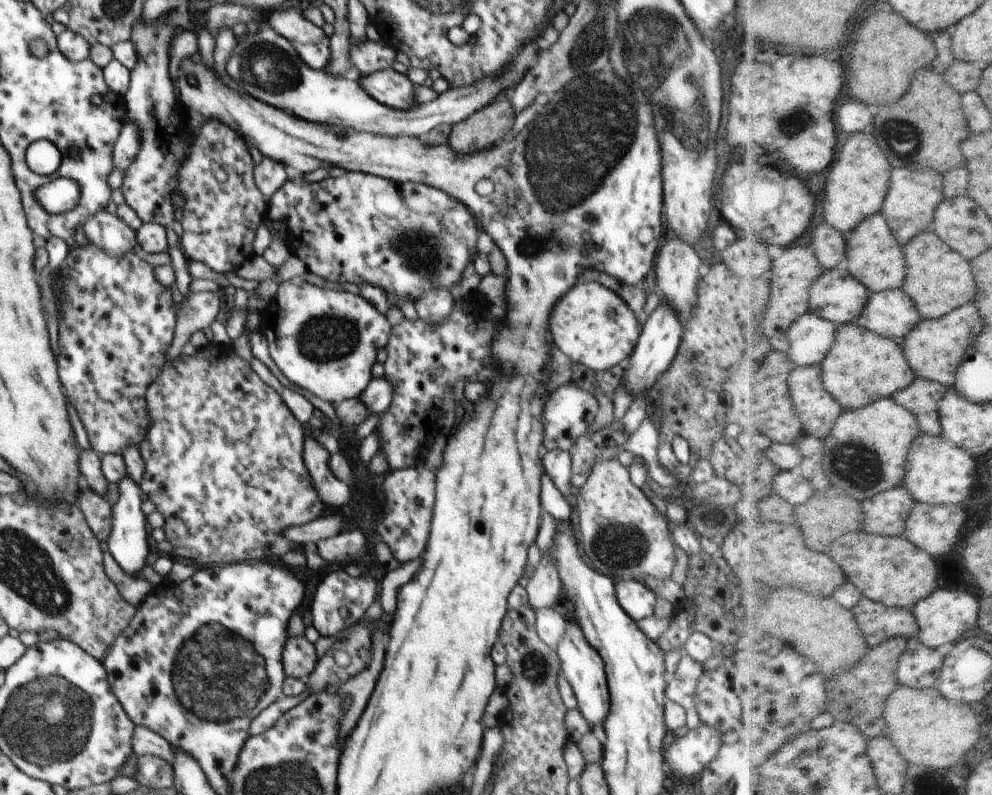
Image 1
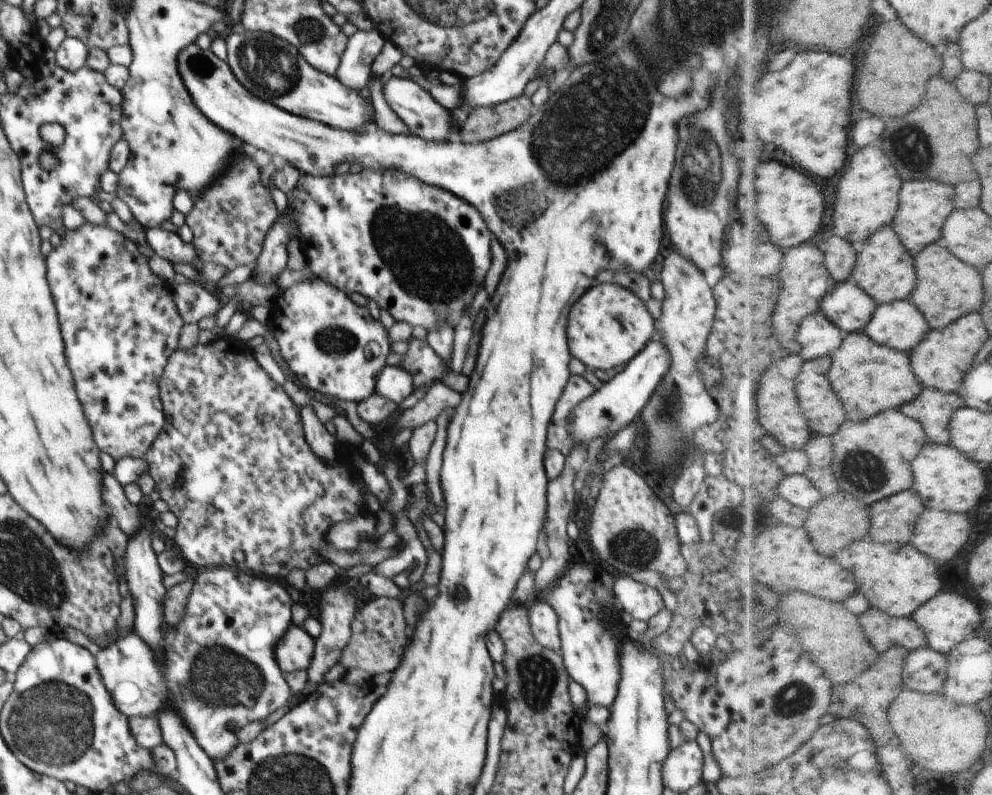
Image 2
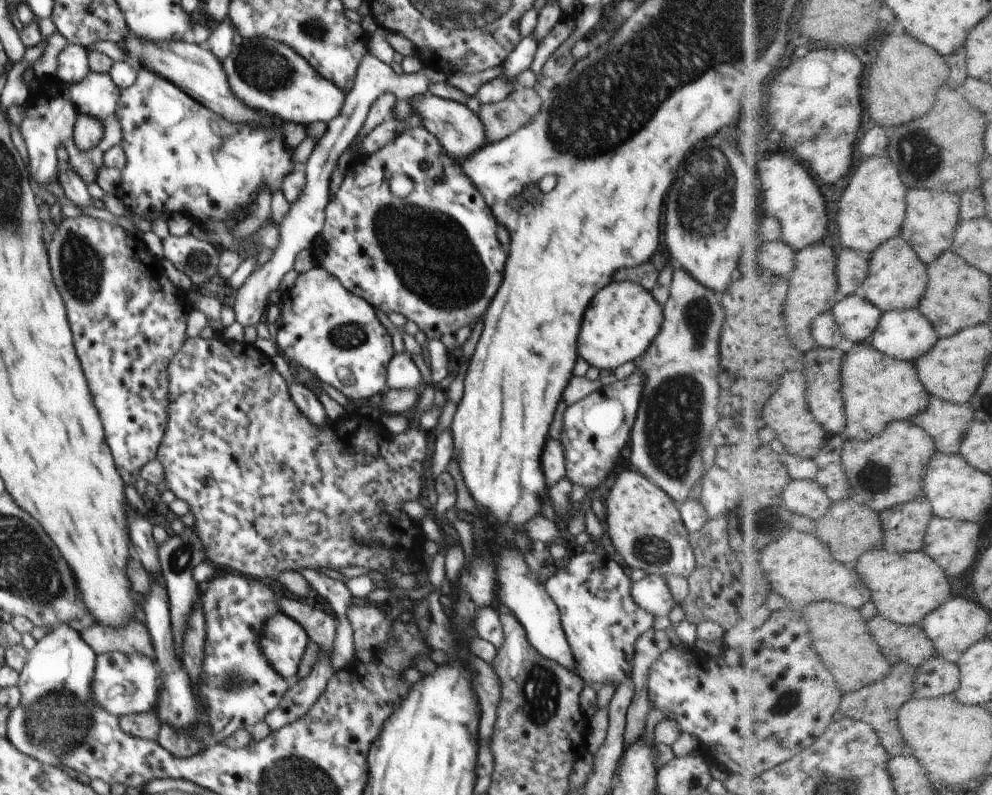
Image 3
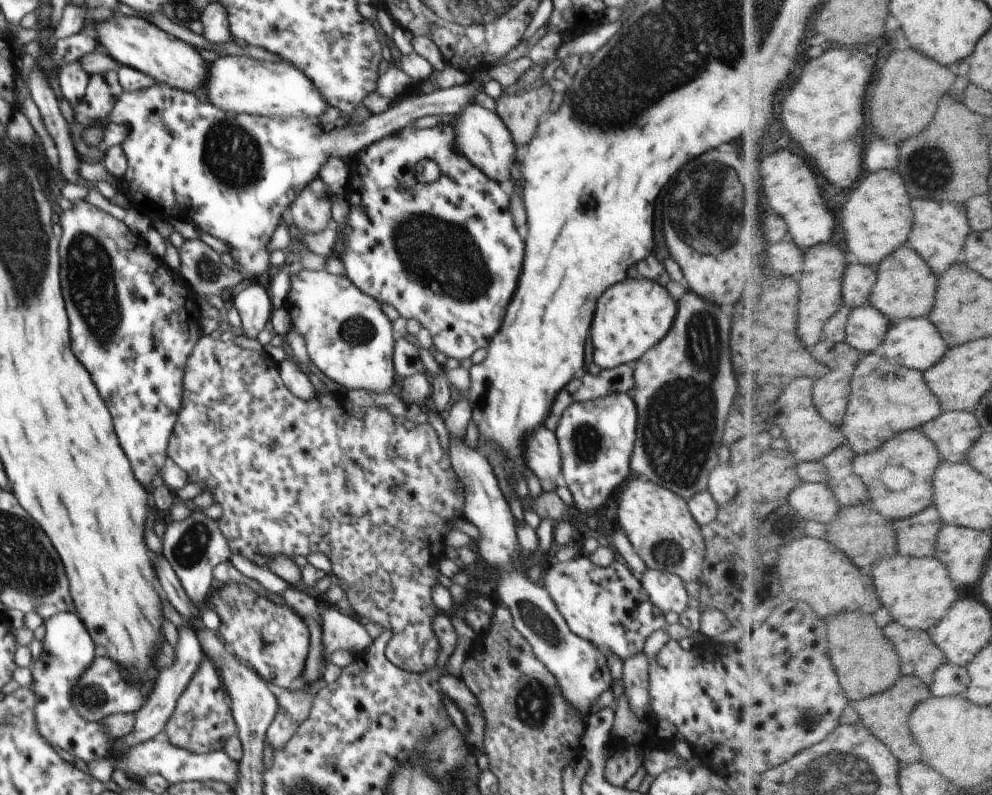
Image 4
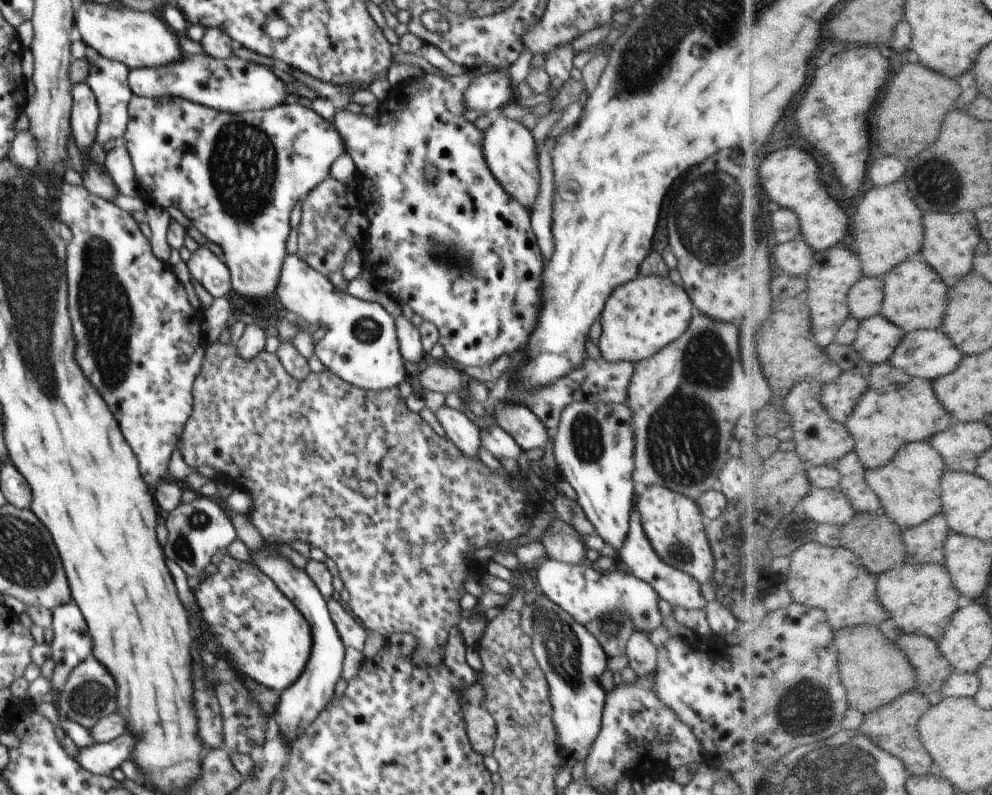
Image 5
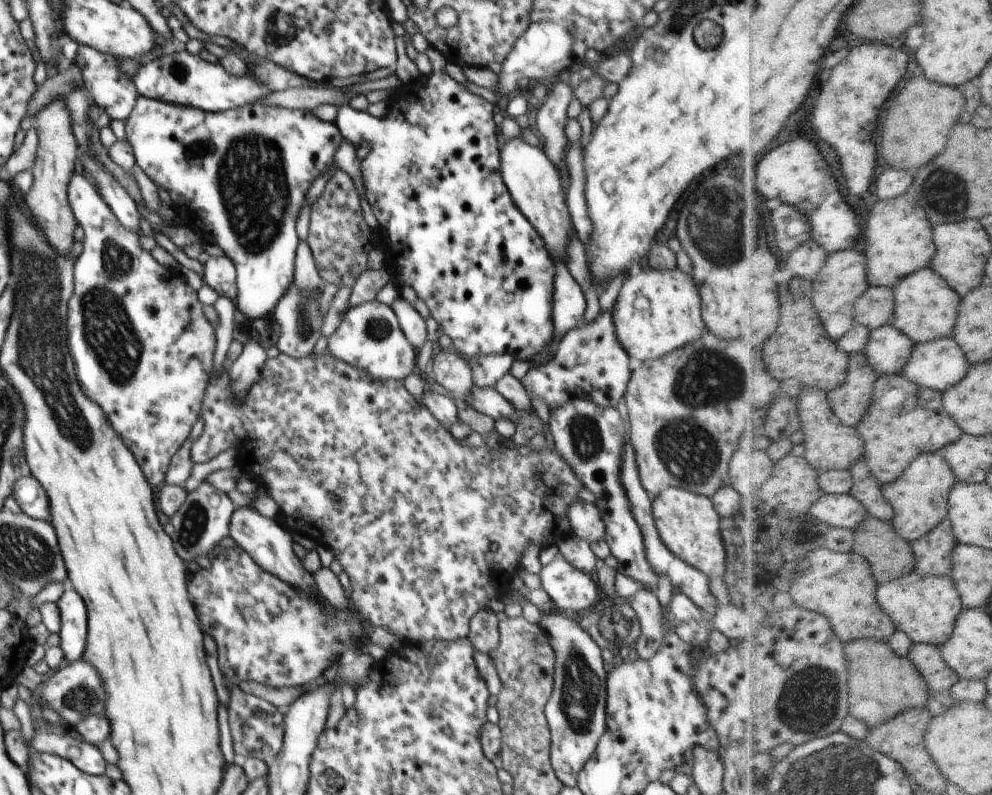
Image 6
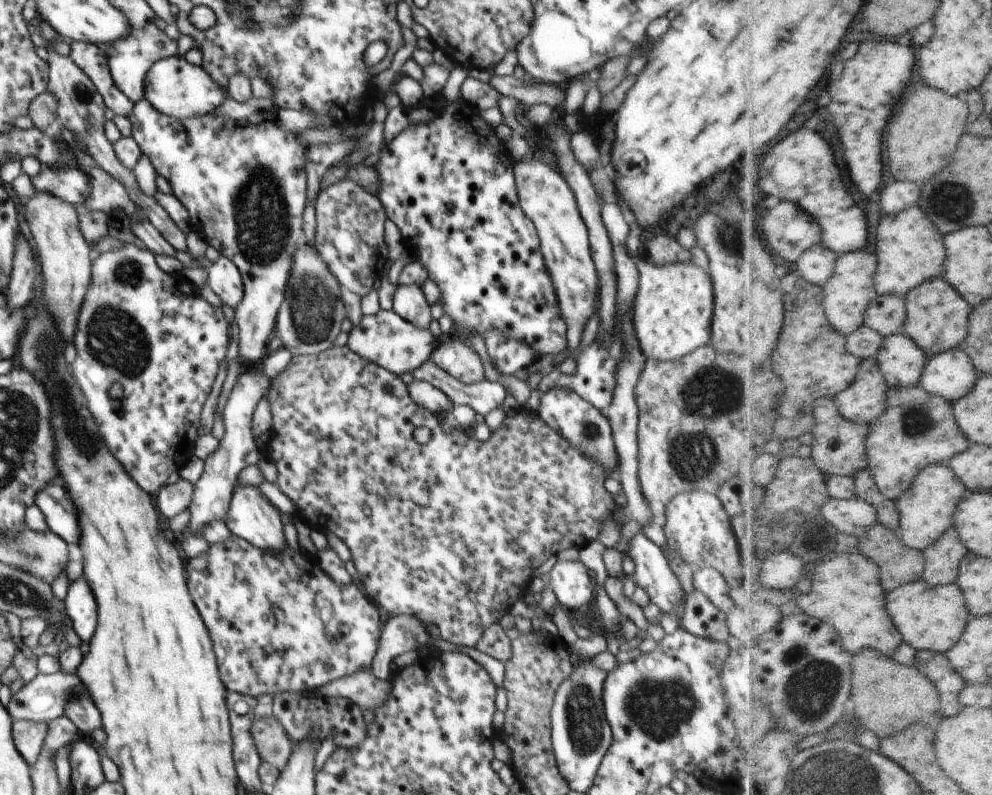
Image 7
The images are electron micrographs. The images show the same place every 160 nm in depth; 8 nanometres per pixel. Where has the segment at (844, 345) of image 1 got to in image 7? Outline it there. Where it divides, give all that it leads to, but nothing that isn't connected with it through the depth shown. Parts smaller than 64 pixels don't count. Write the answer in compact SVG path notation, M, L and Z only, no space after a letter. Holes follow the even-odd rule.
M893 387L889 393L889 409L871 426L868 439L869 468L876 475L880 490L898 502L930 465L944 464L972 448L955 413L955 402L926 388Z

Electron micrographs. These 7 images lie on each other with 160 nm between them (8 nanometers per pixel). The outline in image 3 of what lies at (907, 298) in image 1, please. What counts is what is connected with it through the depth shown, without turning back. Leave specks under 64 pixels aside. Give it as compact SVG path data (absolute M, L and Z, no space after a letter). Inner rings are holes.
M919 308L902 309L886 312L876 334L872 336L873 346L893 358L900 358L907 362L917 362L926 356L934 346L940 342L941 337L934 323L923 314Z

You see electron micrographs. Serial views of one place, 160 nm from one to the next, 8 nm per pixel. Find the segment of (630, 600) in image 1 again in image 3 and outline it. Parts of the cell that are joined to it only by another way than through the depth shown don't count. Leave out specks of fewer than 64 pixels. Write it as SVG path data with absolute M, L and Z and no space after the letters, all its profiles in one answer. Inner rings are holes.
M647 575L638 582L632 582L630 594L636 606L644 608L654 617L668 616L677 604L670 594L666 580L661 575Z

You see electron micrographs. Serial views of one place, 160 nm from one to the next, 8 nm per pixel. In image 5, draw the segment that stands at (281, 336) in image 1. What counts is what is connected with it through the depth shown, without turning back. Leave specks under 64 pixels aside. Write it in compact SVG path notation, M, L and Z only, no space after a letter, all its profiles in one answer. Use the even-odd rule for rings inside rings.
M296 253L289 254L285 256L279 285L274 294L275 305L278 305L280 309L285 309L292 317L301 316L309 324L320 322L320 327L328 326L326 335L315 343L314 354L318 356L326 369L331 370L343 381L358 388L379 391L396 387L402 380L412 378L411 371L399 349L395 318L380 303L352 297L346 293L346 290L337 294L334 287L327 277L308 266L308 263L304 262L304 259L301 259Z

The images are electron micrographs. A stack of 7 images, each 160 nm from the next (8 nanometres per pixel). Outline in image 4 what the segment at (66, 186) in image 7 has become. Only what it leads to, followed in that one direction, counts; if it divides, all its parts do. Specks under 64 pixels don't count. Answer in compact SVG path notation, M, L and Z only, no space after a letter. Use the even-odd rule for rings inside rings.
M76 199L72 208L63 211L59 215L59 224L63 234L59 242L60 278L62 294L66 300L66 310L69 316L69 335L71 338L71 350L80 361L80 364L90 373L100 396L104 399L113 418L113 425L120 446L127 454L131 462L136 480L147 488L152 478L163 469L165 462L170 458L167 450L169 440L173 435L176 421L183 405L183 378L187 360L198 339L201 337L200 318L196 305L195 292L176 271L171 271L163 258L152 256L138 235L133 234L130 228L122 221L114 218L100 208L89 204L85 199Z

